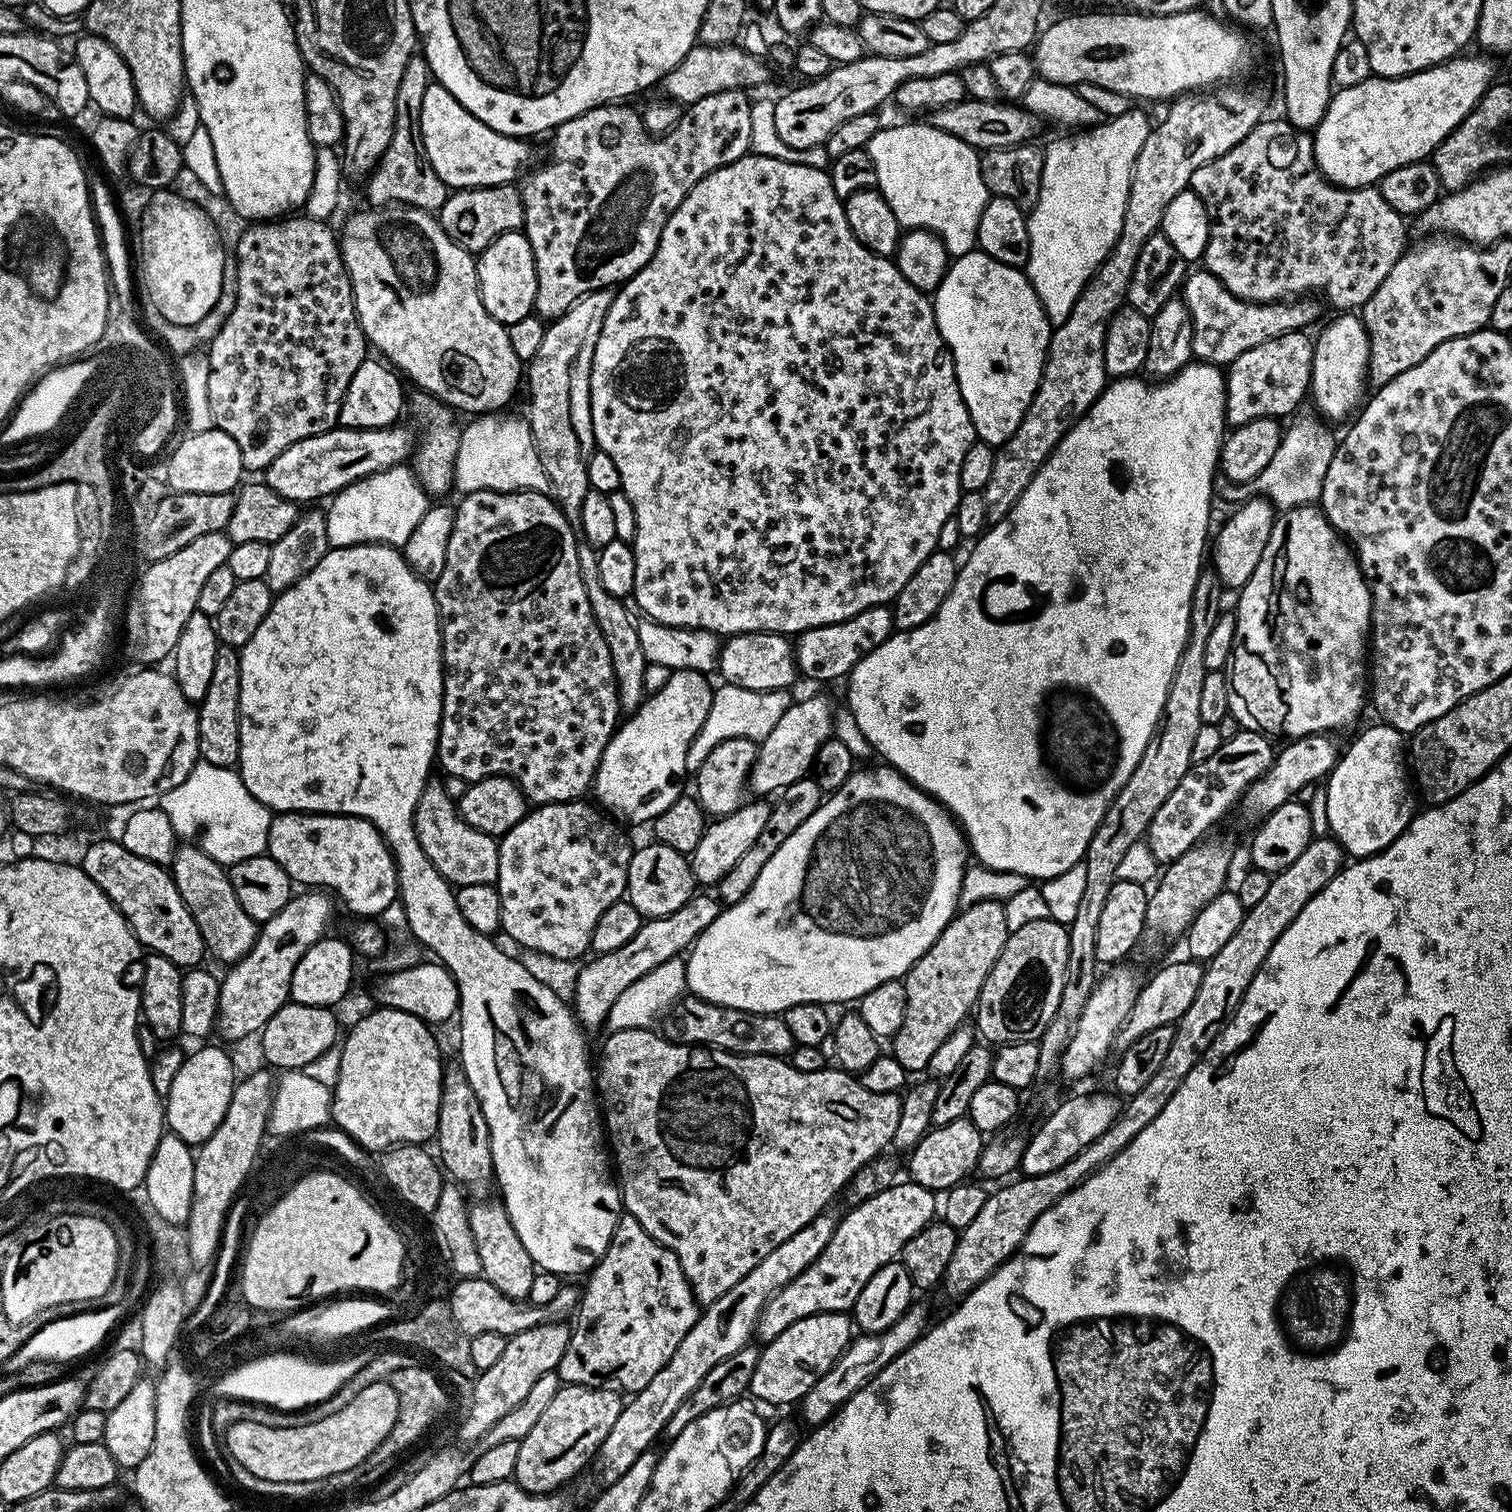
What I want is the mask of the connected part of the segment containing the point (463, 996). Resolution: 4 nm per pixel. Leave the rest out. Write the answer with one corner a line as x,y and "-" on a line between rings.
355,544
349,548
332,548
324,555
322,562
318,562
318,566
314,566
314,570
310,570
310,574
306,574
298,582
294,582
294,586
290,586
286,591
279,593
273,599
270,606
270,614
266,614
266,618
262,618
262,626
258,626
258,630
254,630
254,635
250,637
250,642
246,642
246,646
239,649
239,653
240,669
242,670
242,690
240,691
240,762
238,771
242,782
246,786
246,790
250,790
250,794
254,794
254,798
258,798
258,802
262,802
276,814
282,812
319,812
333,816
357,816
363,820
368,820
380,831
382,838
388,843
388,849
392,852
393,860
396,861
396,877
398,878
398,886
400,887
398,901
405,908
406,928
408,932
412,931
413,937
411,939
417,945
423,946
422,944
425,944
436,955
433,957
447,968
448,973
452,975
454,982
458,986
458,994
460,995
460,1007
458,1009
458,1021
460,1020
460,1060
458,1060
458,1064
459,1067
463,1068
466,1078
470,1082
470,1086
474,1086
474,1094
478,1094
478,1102
482,1106
482,1114
486,1114
486,1126
490,1130
494,1180
498,1185
498,1192
500,1188
500,1195
498,1196
505,1210
508,1212
509,1220
513,1224
514,1230
517,1231
518,1238
521,1239
522,1244
526,1248
526,1253
530,1254
530,1258
533,1260
537,1269
552,1272
561,1278
576,1276
579,1272
584,1272
583,1274
591,1273
592,1269
604,1257
606,1250
610,1246
610,1238
614,1234
614,1230
618,1226
622,1215
622,1197
617,1181
614,1179
613,1169
610,1167
610,1148
606,1143
605,1129
602,1127
602,1112
598,1107
598,1093
594,1087
594,1068
593,1065
592,1068
588,1065
588,1044
584,1041
584,1035
586,1035
585,1029
582,1027
580,1021
576,1019
573,1009
569,1005
568,1008
564,1005
563,998
550,985
543,984
522,961
515,960
508,952
503,952
495,944
495,939
492,936
487,936
478,930
474,930
470,926
470,922
466,922
466,918
462,918
462,910
458,910
458,902
456,901
453,885
449,884
446,878
442,878
438,874
438,870
434,870
430,858
426,858
426,854
421,850
420,843
418,842
418,834
414,830
414,810
418,806
418,798
422,794
425,784
430,779
430,773
428,771
431,770
432,764
434,768
434,761
436,760
436,739
440,736
440,715
442,714
442,702
444,701
444,662
440,658
440,615
436,609
436,594
433,585
429,581
418,578
414,574
414,570
410,570
410,566
404,560
403,551
391,544

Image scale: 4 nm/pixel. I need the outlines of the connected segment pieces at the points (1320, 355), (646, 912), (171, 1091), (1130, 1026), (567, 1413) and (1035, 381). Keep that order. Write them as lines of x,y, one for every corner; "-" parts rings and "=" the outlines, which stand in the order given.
1356,314
1337,316
1340,317
1330,321
1328,328
1321,330
1320,337
1317,335
1312,345
1314,362
1312,363
1310,396
1311,399
1316,399
1317,406
1315,407
1329,421
1340,420
1348,415
1351,417
1361,407
1366,396
1364,388
1366,389
1368,359
1370,358
1370,342
1368,331
1364,329
1363,319
=
649,842
645,848
637,847
628,863
628,887
626,898
638,910
641,917
655,918
674,914
688,904
698,885
692,873
692,861
685,853
670,850
670,846
=
200,1048
180,1064
180,1069
168,1084
164,1116
171,1135
182,1138
190,1146
204,1144
226,1118
226,1106
236,1089
238,1071
232,1060
220,1048
=
1191,958
1183,959
1177,964
1168,964
1165,968
1158,969
1149,980
1145,981
1138,998
1135,999
1134,1006
1131,1007
1127,1022
1115,1036
1113,1047
1117,1051
1128,1049
1144,1034
1158,1030
1158,1026
1175,1025
1176,1021
1182,1018
1182,1014
1190,1010
1190,1002
1194,1002
1194,997
1198,995
1198,986
1202,986
1204,964
=
564,1384
550,1398
550,1406
542,1410
542,1418
530,1426
530,1434
520,1439
515,1483
522,1490
552,1494
572,1480
584,1467
593,1463
600,1443
610,1434
625,1401
615,1388
587,1388
=
973,250
949,263
948,271
935,290
932,309
938,330
952,352
960,393
966,402
966,410
970,410
977,437
985,444
1004,444
1006,438
1018,430
1018,422
1022,422
1038,390
1044,373
1044,357
1048,355
1048,344
1052,341
1054,328
1048,322
1038,294
1021,269
1011,268
982,251

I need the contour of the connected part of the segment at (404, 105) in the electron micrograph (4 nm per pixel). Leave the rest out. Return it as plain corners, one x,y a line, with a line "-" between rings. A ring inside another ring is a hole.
413,54
410,62
406,62
406,70
402,74
402,82
398,86
396,99
396,121
392,127
390,146
382,154
367,177
368,204
374,208
403,206
405,208
421,208
424,212
439,213
446,202
450,191
448,185
438,178
430,158
426,154
426,146
422,138
422,98
426,98
426,90
430,83
428,63
423,55

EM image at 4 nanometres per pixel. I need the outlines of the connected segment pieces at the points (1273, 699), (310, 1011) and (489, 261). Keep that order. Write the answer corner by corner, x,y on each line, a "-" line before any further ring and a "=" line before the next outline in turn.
1303,504
1297,508
1285,508
1272,521
1272,529
1270,530
1270,542
1266,542
1266,550
1262,550
1262,562
1258,562
1258,566
1254,570
1254,574
1250,574
1250,582
1246,582
1244,588
1239,589
1238,596
1240,601
1234,607
1234,615
1236,617
1236,637
1234,638
1234,646
1232,647
1232,658
1230,661
1230,683
1232,686
1232,697
1230,698
1230,714
1234,718
1238,718
1241,729
1250,732
1261,732
1267,736
1275,736
1274,734
1282,734
1285,739
1296,739
1298,737
1312,736
1319,734
1328,734
1333,730
1331,728
1340,728
1343,724
1348,724
1360,711
1363,710
1364,704
1366,708
1366,657
1370,652
1370,633
1372,631
1372,595
1368,589
1366,578
1360,569
1360,562
1356,558
1355,551
1350,547
1347,540
1337,532
1336,527
1328,521
1319,507
1311,504
=
295,1002
283,1004
258,1034
260,1052
265,1060
263,1063
279,1070
302,1070
309,1066
310,1062
326,1054
341,1039
342,1028
340,1032
340,1024
334,1013
332,1008
322,1006
306,1006
=
523,231
507,232
499,236
476,262
476,280
480,283
480,297
486,310
499,324
511,326
533,315
536,307
536,267
530,242

